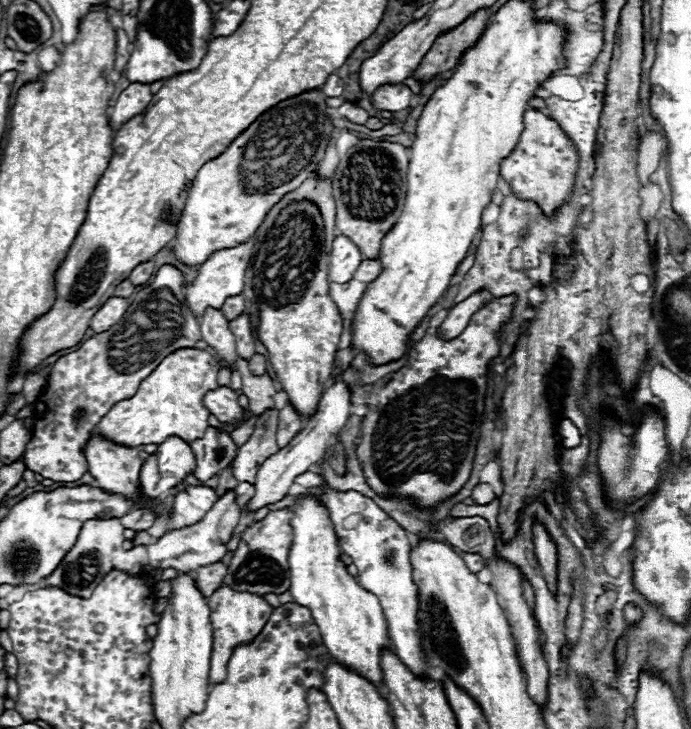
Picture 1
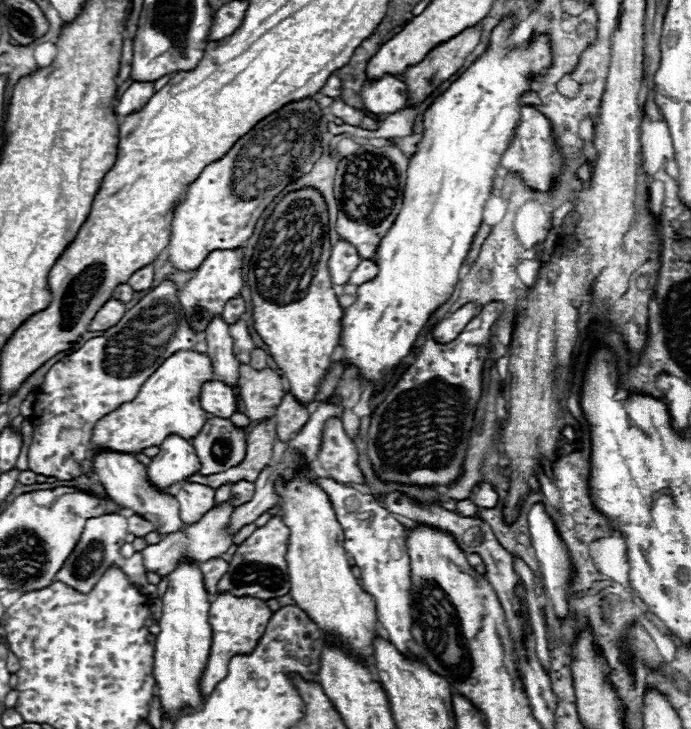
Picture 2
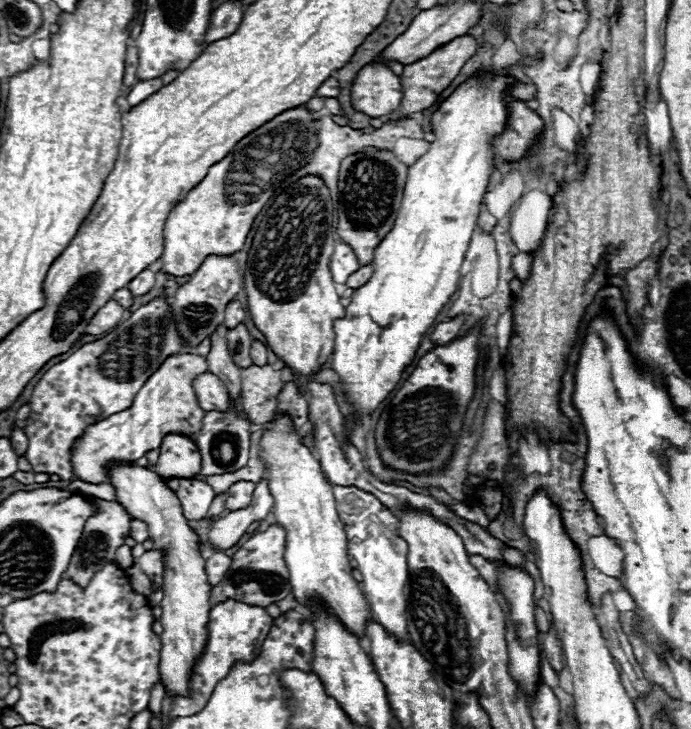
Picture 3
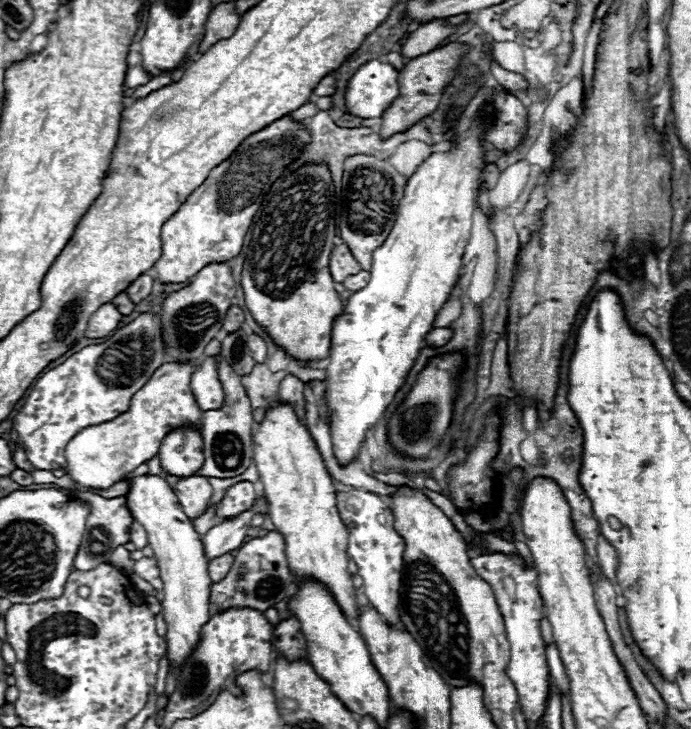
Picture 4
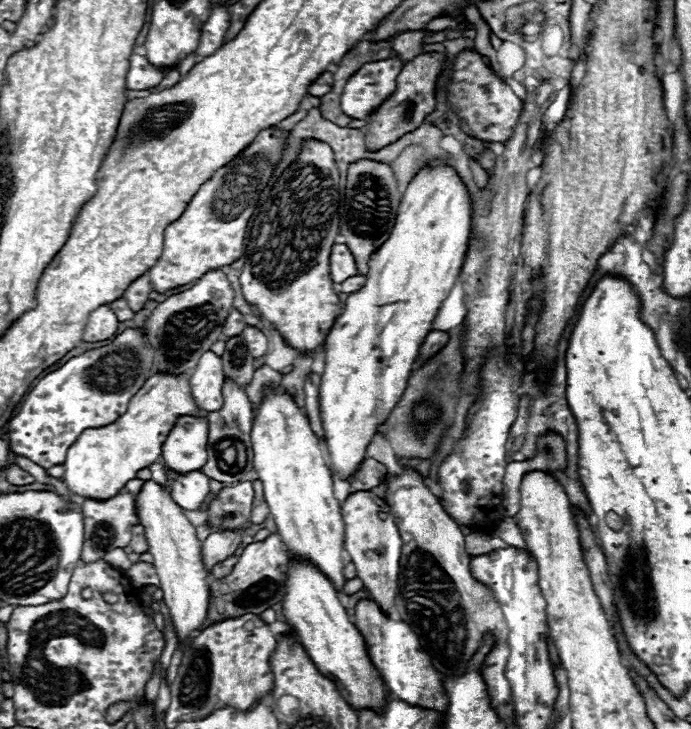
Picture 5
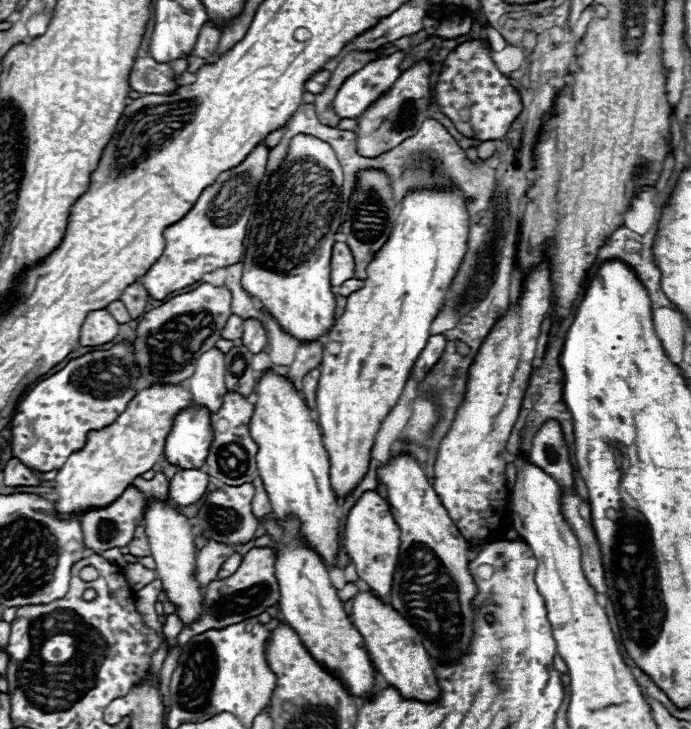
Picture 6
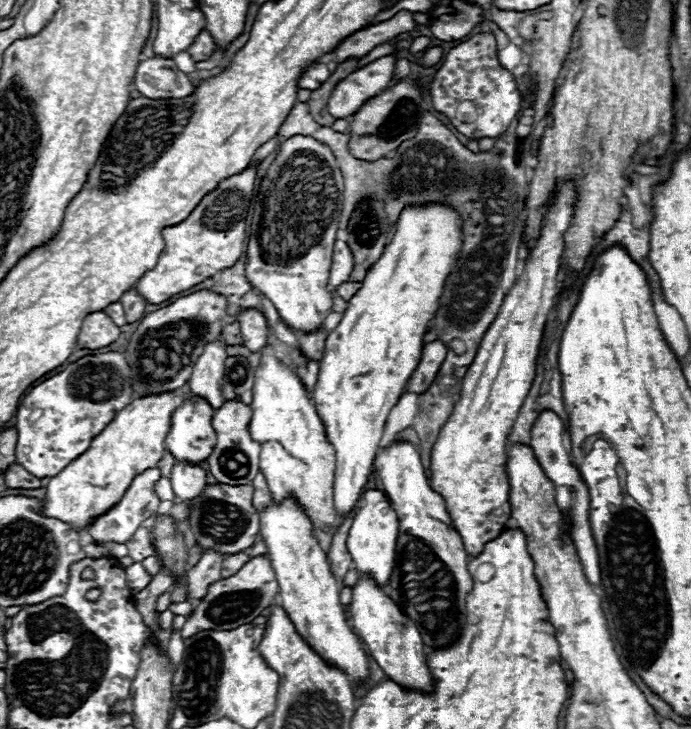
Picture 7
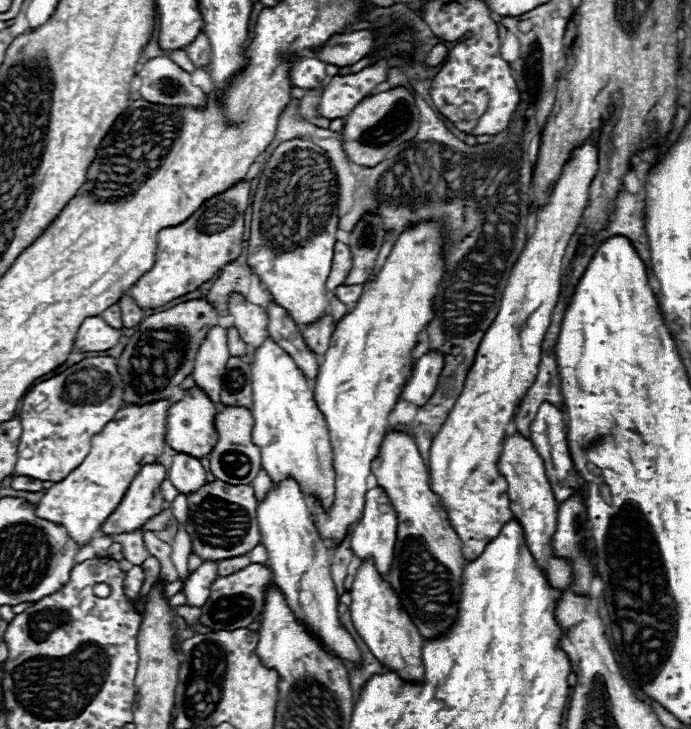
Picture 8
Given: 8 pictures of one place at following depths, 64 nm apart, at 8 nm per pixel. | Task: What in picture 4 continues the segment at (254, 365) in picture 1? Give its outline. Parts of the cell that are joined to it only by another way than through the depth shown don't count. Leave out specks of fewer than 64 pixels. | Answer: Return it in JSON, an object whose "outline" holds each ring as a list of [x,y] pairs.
{"outline":[[[250,334],[250,336],[248,336],[248,348],[250,348],[252,358],[254,358],[258,364],[264,364],[264,362],[266,362],[266,342],[264,342],[260,336]]]}

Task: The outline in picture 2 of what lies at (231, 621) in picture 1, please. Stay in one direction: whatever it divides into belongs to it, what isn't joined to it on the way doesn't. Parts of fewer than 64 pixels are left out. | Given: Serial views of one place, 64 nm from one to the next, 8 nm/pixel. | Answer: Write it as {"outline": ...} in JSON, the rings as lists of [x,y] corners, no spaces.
{"outline":[[[230,592],[218,594],[216,600],[210,604],[210,626],[212,626],[212,646],[208,654],[208,664],[204,676],[200,680],[202,692],[208,698],[214,686],[228,674],[228,662],[234,654],[248,654],[256,648],[260,636],[264,634],[268,620],[272,618],[272,610],[266,606],[264,600],[252,596],[234,596]]]}

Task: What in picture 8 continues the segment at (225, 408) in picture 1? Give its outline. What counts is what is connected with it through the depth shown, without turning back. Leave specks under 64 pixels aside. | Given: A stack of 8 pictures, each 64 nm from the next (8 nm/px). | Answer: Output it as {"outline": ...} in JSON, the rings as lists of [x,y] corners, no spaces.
{"outline":[[[214,326],[208,332],[208,338],[200,346],[200,354],[196,354],[194,362],[194,386],[208,394],[214,404],[220,404],[220,388],[222,376],[228,362],[228,344],[226,344],[226,328]]]}

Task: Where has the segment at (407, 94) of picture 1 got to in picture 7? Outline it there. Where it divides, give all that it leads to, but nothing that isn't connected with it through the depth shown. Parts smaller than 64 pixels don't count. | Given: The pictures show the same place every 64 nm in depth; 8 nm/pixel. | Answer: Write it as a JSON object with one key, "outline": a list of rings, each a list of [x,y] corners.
{"outline":[[[384,56],[378,58],[364,68],[352,72],[344,80],[338,82],[334,88],[330,100],[328,100],[328,112],[334,118],[348,118],[360,110],[364,102],[378,96],[382,90],[386,90],[394,80],[394,68],[396,68],[396,56]]]}

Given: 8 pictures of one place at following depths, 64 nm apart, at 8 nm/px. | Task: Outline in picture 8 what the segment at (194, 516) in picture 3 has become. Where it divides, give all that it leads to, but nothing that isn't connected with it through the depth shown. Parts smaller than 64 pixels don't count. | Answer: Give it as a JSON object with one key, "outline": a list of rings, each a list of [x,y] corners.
{"outline":[[[176,454],[172,466],[168,468],[168,480],[180,494],[194,494],[200,486],[206,484],[206,470],[202,468],[198,458]]]}

